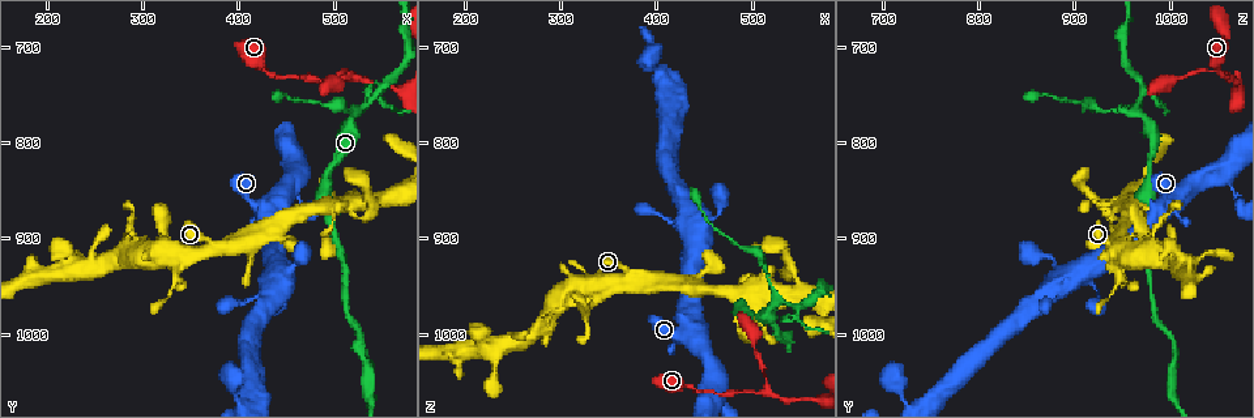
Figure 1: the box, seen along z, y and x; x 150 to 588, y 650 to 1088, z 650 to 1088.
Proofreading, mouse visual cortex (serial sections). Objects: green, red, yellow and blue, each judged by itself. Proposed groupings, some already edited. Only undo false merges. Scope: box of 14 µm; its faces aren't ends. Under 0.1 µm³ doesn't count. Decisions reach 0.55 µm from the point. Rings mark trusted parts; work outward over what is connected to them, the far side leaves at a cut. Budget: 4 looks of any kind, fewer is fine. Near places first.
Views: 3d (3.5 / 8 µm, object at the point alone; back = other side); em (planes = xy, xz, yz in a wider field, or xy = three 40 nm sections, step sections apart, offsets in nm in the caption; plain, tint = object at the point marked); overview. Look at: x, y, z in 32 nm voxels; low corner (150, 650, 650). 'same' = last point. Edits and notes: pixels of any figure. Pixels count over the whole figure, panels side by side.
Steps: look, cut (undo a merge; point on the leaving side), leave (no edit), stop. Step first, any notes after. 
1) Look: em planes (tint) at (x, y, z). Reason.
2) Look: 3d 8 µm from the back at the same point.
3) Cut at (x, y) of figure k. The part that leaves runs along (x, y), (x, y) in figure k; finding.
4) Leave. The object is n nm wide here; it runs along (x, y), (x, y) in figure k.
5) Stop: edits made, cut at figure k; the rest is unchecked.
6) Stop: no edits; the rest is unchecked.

Look: 3d 3.5 µm from the back at (485, 870, 970). A narrow waist.

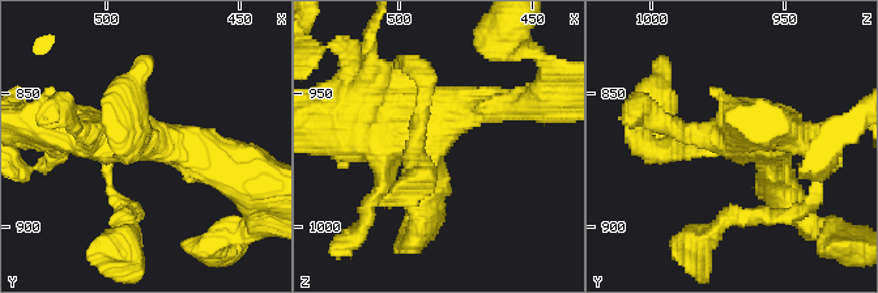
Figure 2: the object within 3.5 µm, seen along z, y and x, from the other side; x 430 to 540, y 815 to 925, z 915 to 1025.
Leave. It runs along (201, 149), (37, 126) in figure 2; one cell here.

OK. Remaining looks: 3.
Look: 3d 3.5 µm at (520, 770, 965). Three arms meet.

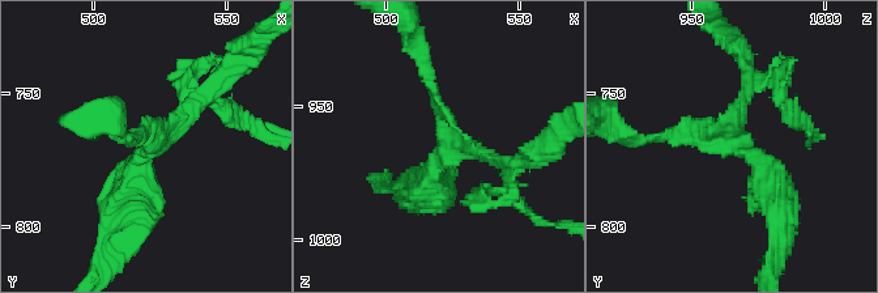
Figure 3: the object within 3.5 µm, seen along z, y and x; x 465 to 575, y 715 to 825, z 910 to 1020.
Look: em xy step 2 (tint) at (523, 770, 965). Shape alone is not enough.

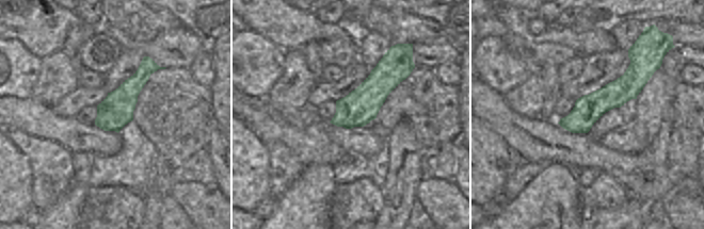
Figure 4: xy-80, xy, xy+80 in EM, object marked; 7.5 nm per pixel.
Leave. The object is 280 nm wide here; it runs along (130, 204), (141, 156), (217, 84) in figure 3; one cell here.

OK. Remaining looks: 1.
Stop: no edits; the rest is unchecked.

